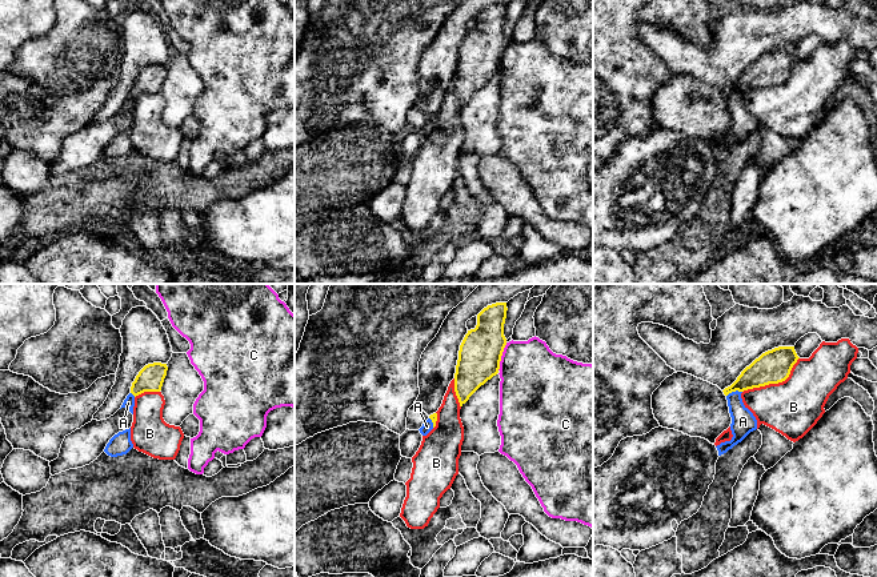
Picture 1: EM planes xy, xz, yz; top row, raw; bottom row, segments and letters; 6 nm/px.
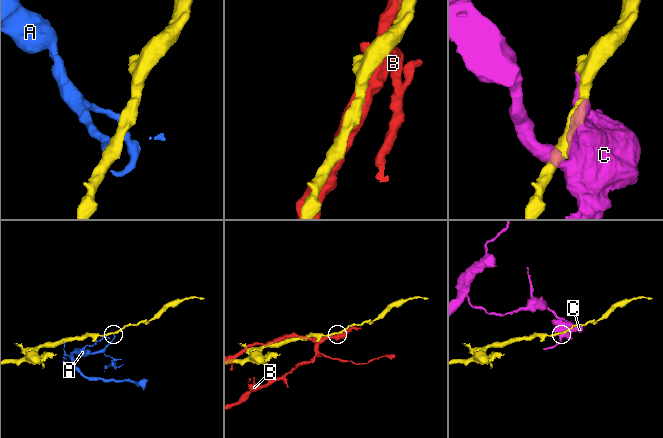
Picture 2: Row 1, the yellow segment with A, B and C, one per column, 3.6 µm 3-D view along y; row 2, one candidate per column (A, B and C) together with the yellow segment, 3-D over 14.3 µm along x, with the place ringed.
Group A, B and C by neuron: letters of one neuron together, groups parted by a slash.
A / B / C

